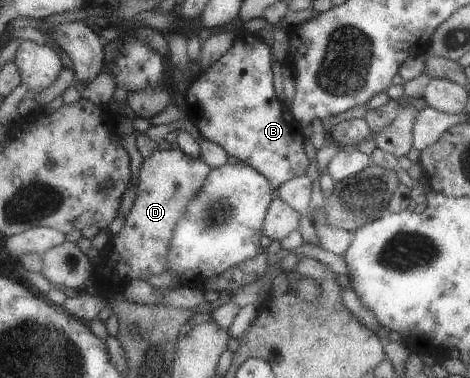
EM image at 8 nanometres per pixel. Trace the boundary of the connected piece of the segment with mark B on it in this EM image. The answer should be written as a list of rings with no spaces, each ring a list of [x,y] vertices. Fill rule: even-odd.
[[[243,29],[233,45],[208,70],[201,71],[187,88],[184,111],[201,136],[221,146],[229,157],[241,160],[259,172],[277,190],[294,177],[305,175],[310,165],[304,146],[303,124],[291,113],[283,99],[277,97],[273,86],[273,58],[270,47],[257,33]]]

